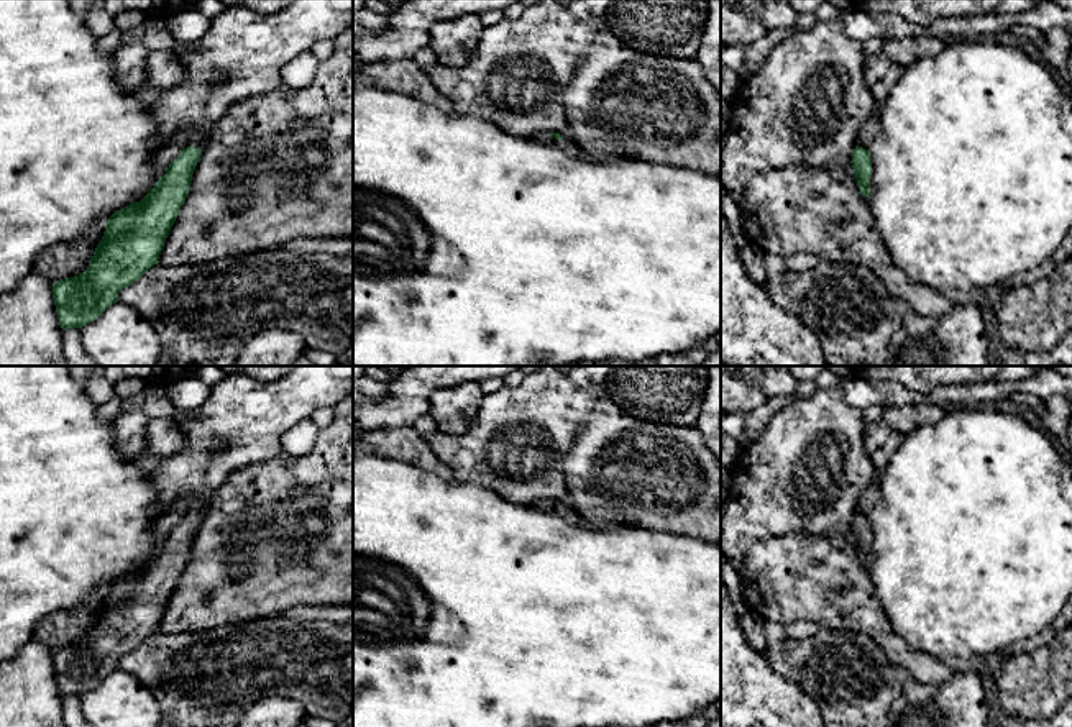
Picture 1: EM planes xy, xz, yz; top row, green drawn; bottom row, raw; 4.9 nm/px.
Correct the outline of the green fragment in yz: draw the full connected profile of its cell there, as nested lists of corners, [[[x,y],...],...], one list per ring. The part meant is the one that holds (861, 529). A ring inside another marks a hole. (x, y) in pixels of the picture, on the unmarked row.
[[[878,478],[864,491],[857,504],[857,514],[852,520],[852,535],[855,542],[855,548],[862,563],[868,565],[870,561],[870,545],[872,545],[872,525],[868,515],[877,504],[880,496],[880,482]]]

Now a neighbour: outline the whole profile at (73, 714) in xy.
[[[79,696],[62,697],[62,717],[66,727],[92,727],[82,714]]]

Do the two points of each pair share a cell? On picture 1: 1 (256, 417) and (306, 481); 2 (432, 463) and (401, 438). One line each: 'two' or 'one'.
1: two
2: one

